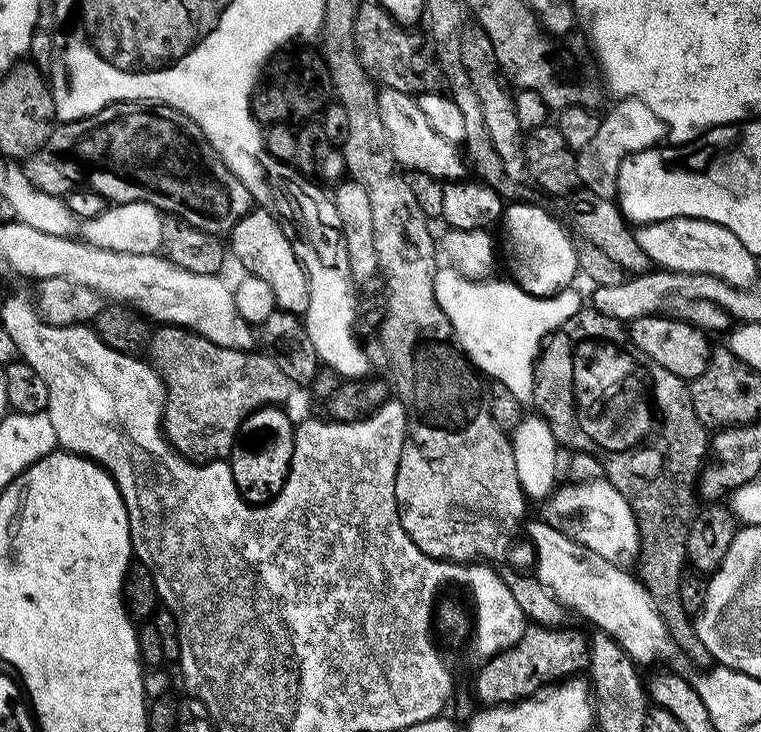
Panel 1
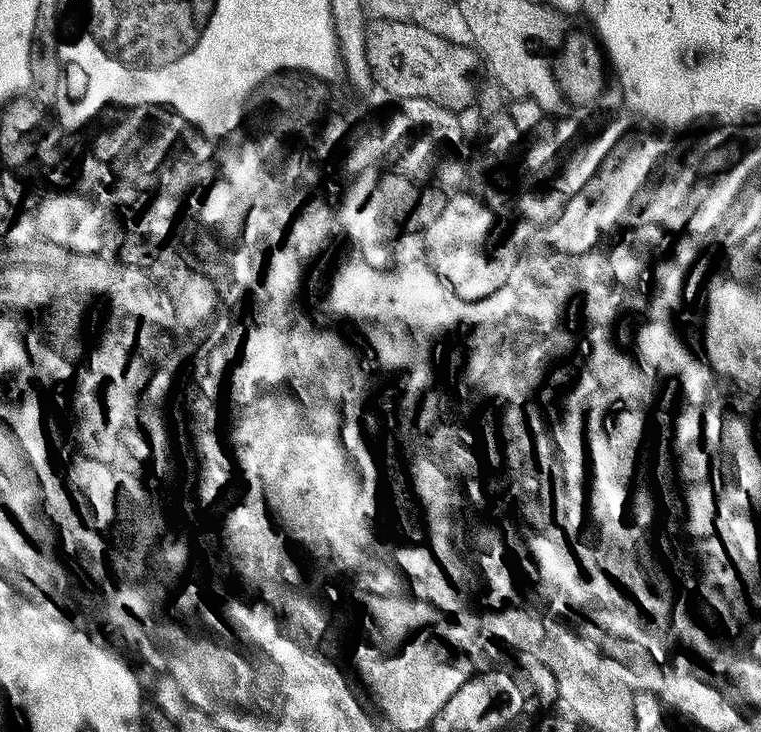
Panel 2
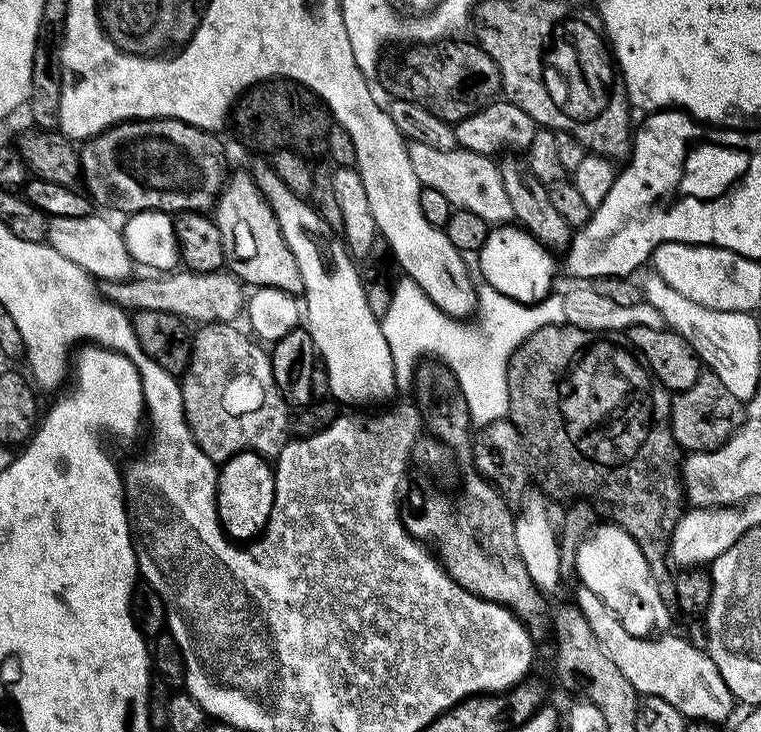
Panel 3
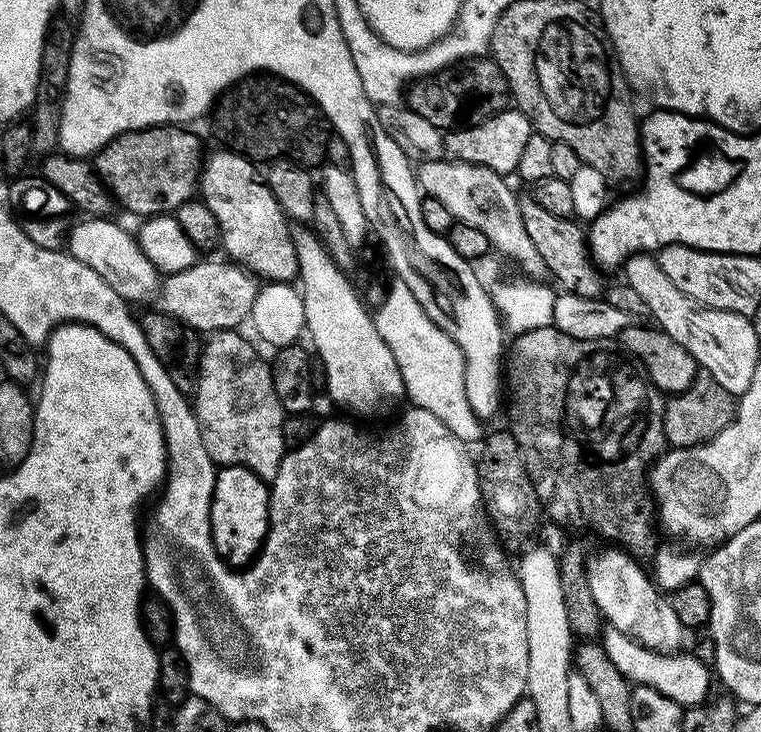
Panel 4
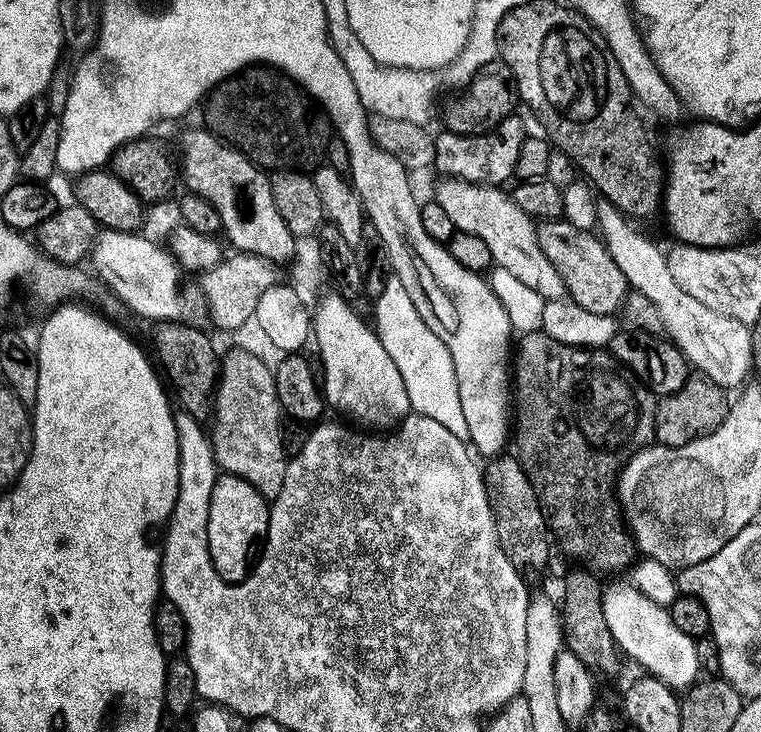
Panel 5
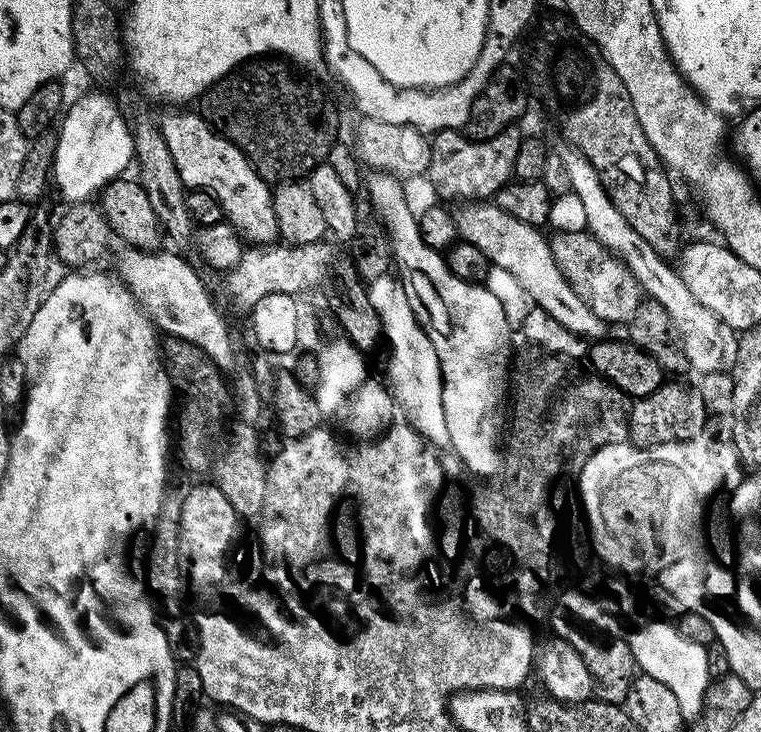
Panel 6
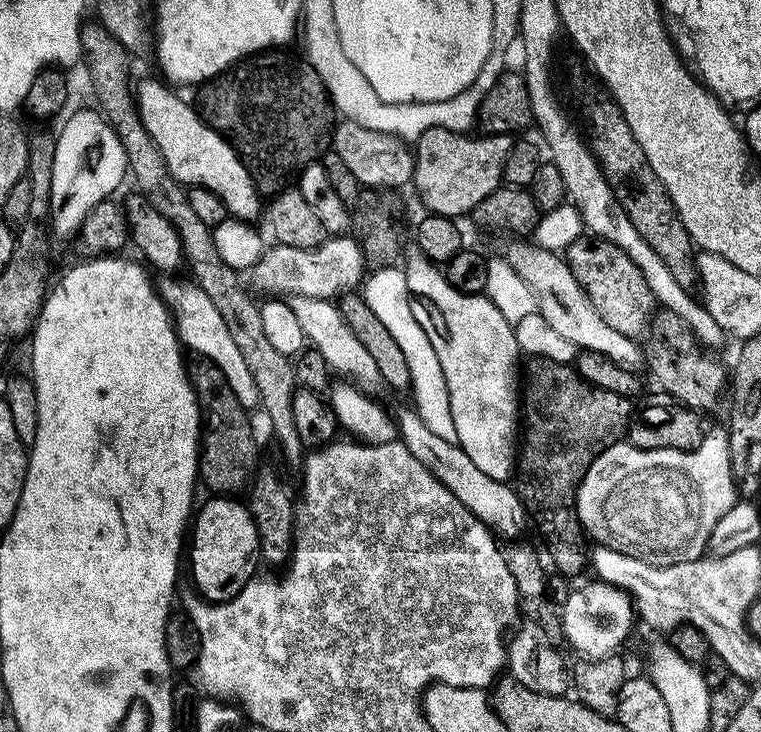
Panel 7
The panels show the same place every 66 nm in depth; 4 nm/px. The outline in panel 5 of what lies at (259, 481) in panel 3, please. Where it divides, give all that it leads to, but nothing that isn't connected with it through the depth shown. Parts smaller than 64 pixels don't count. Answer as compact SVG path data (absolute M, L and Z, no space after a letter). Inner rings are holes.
M217 475L214 490L210 494L210 510L206 522L206 534L208 535L208 553L212 559L212 565L225 582L228 584L241 584L253 571L254 561L259 557L268 534L269 522L269 501L264 499L264 496L257 488L250 486L250 482L246 482L240 476Z

